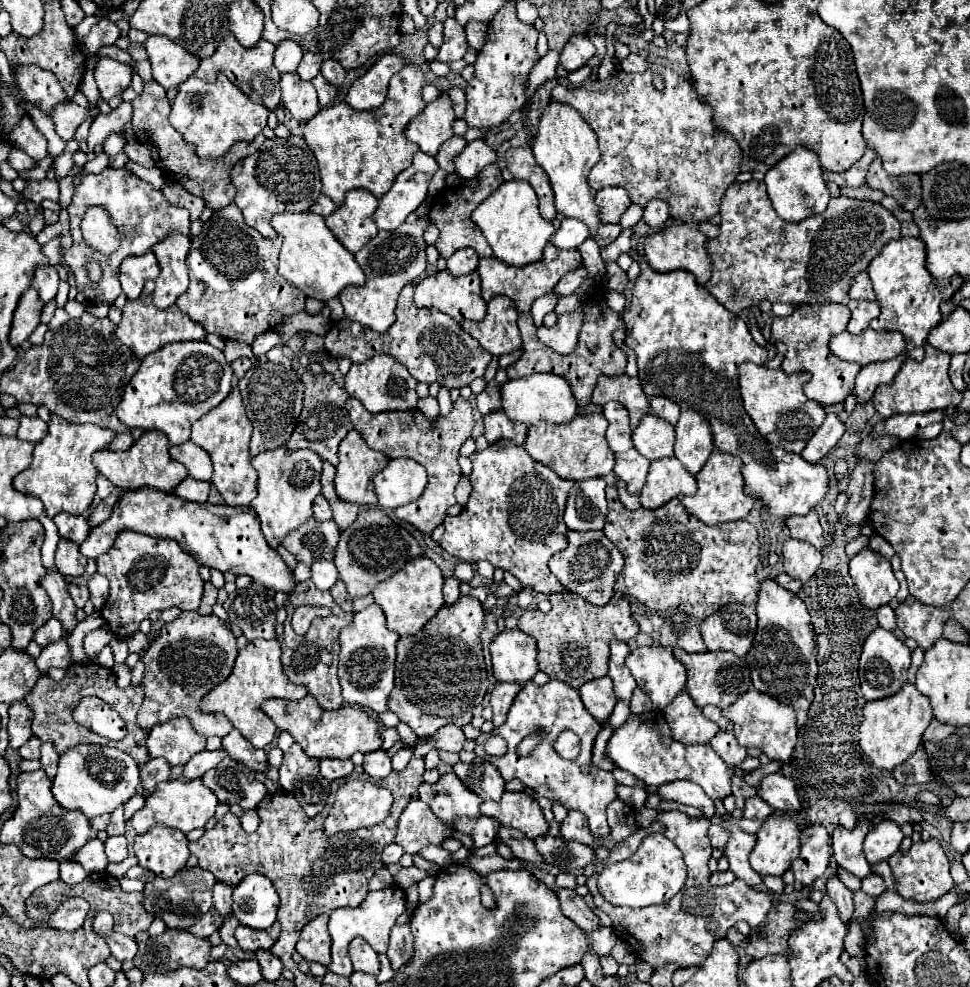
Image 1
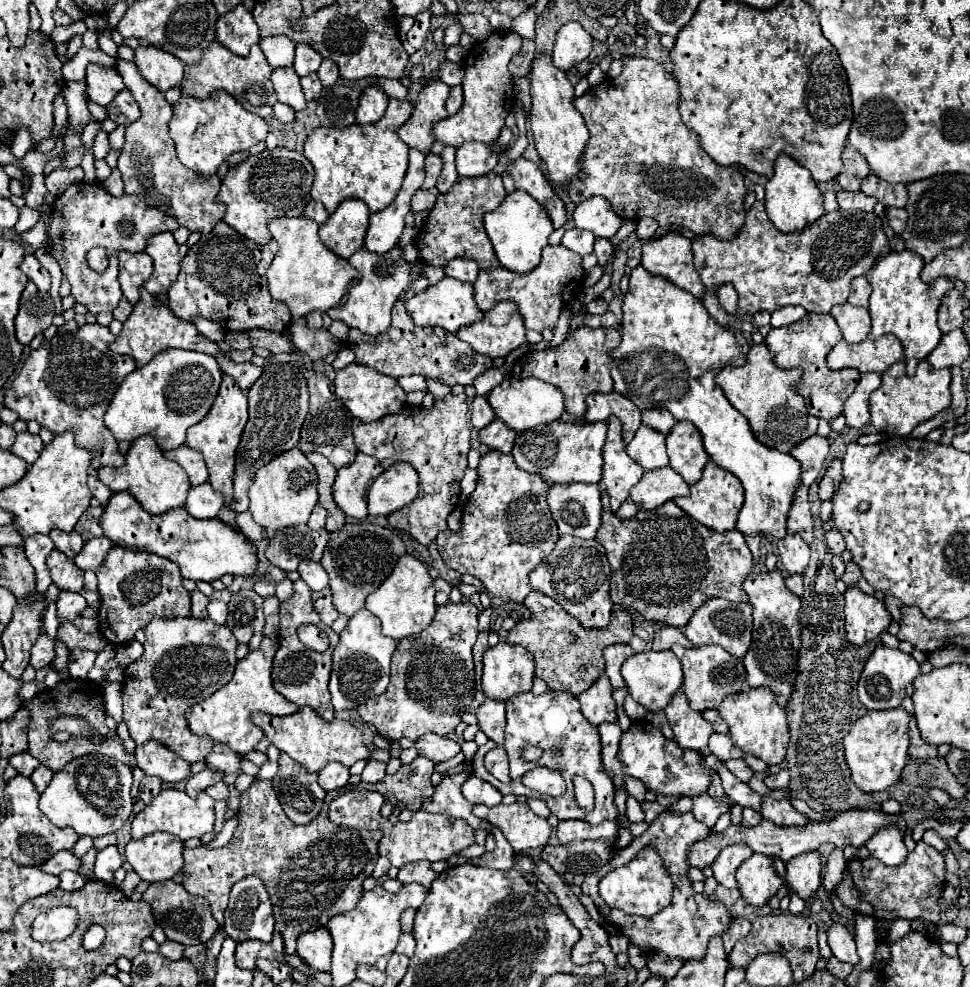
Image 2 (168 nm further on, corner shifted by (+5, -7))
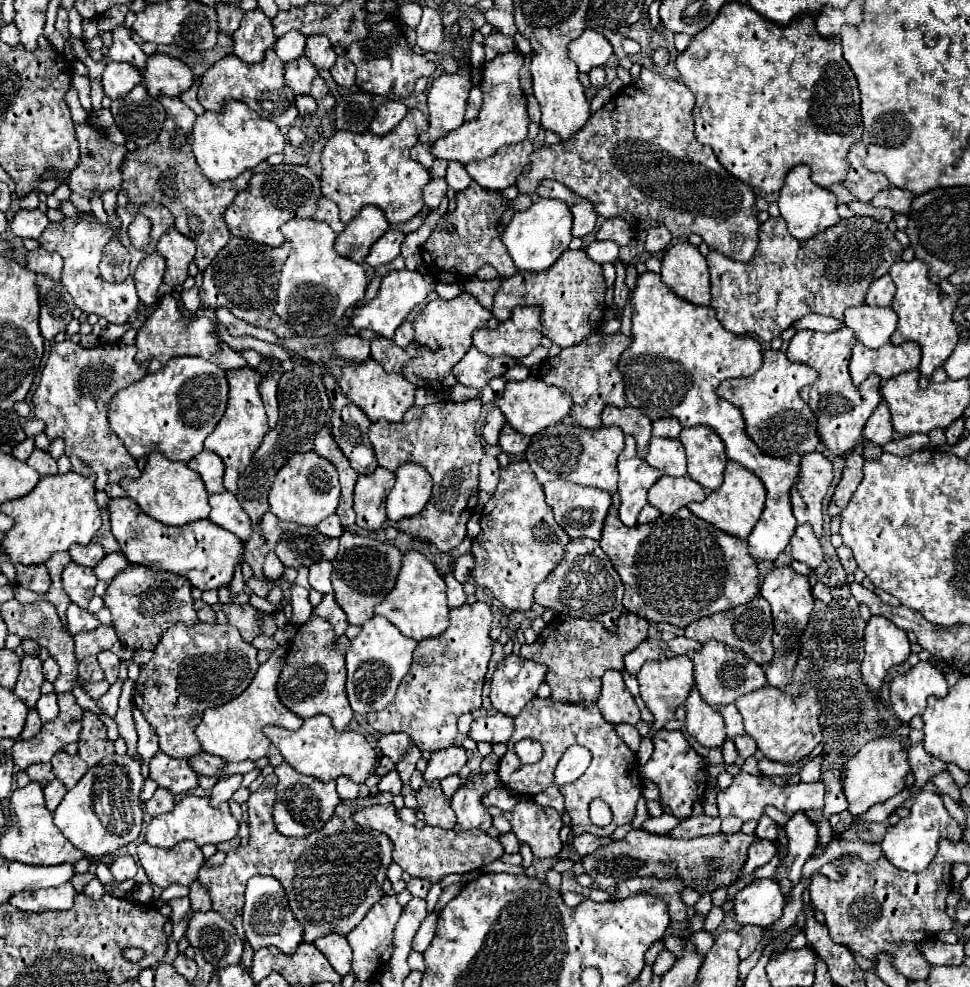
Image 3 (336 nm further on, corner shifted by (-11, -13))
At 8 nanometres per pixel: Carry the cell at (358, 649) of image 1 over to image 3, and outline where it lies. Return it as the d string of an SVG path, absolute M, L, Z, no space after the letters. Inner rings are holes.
M374 615L370 621L362 625L362 633L352 639L352 647L346 653L346 669L348 669L346 691L350 707L356 715L382 711L384 707L390 705L398 685L402 683L404 675L410 669L414 647L416 641L404 637L386 617Z

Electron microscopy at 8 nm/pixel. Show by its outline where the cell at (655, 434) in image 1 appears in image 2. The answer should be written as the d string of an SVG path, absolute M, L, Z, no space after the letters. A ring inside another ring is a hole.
M646 425L638 427L634 439L626 445L626 453L646 471L668 465L666 437L662 433L656 433L654 429L648 429Z

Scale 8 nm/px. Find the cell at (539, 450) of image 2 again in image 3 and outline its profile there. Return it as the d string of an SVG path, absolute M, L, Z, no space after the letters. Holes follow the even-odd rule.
M558 423L532 437L532 443L528 445L526 451L526 461L530 463L540 483L564 479L570 483L616 493L616 483L618 483L616 459L622 447L624 447L624 433L618 427L584 429L580 425Z

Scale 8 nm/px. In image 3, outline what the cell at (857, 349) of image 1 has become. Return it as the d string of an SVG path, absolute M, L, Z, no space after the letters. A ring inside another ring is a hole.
M862 343L852 347L850 377L854 383L862 383L868 375L878 375L884 381L896 377L902 371L918 369L920 347L916 343L892 345L886 343L880 349L866 349Z

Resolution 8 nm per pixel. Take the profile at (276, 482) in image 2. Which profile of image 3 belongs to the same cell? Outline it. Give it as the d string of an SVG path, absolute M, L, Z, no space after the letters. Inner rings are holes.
M314 451L296 453L288 459L288 463L278 471L268 503L270 511L282 521L294 521L298 525L316 527L322 519L332 515L338 507L340 497L340 483L334 465Z

